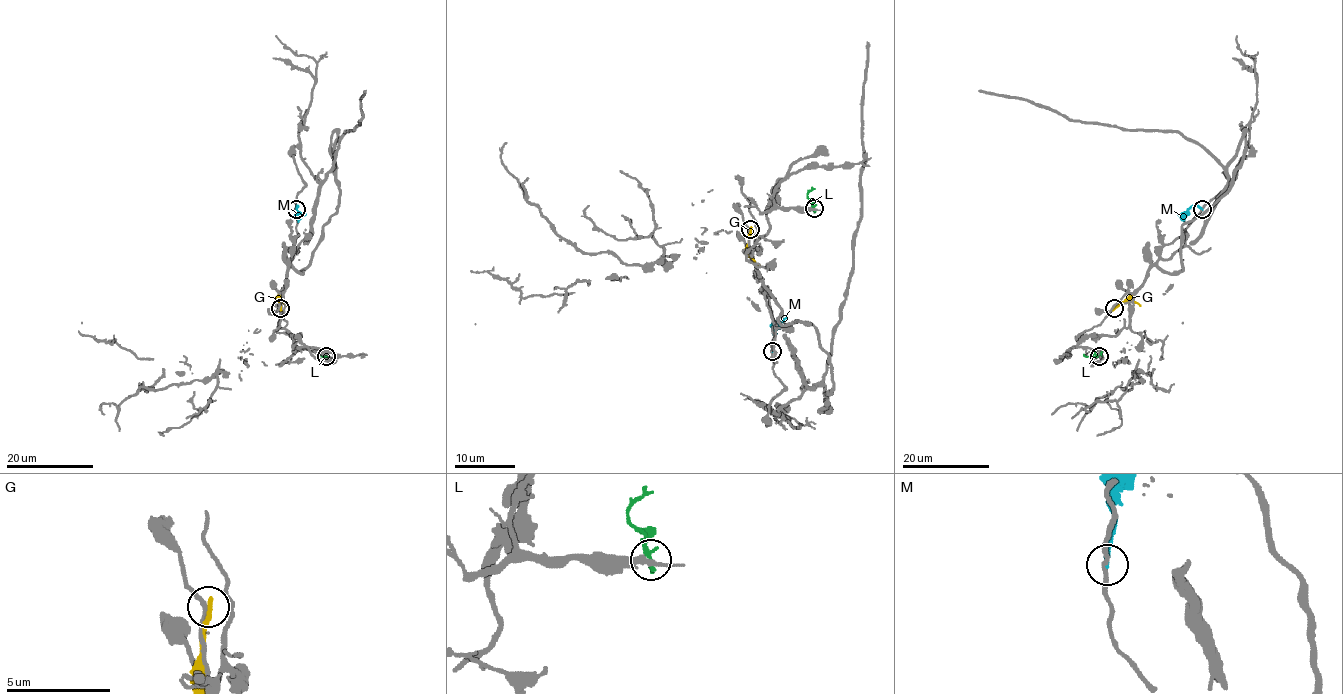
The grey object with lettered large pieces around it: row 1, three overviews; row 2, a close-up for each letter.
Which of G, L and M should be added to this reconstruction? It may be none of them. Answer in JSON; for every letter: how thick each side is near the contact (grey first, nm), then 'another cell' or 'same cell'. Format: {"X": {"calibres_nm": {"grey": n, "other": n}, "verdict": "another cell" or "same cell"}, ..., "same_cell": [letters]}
{"G": {"calibres_nm": {"grey": 150, "other": 280}, "verdict": "another cell"}, "L": {"calibres_nm": {"grey": 240, "other": 280}, "verdict": "another cell"}, "M": {"calibres_nm": {"grey": 190, "other": 220}, "verdict": "another cell"}, "same_cell": []}

